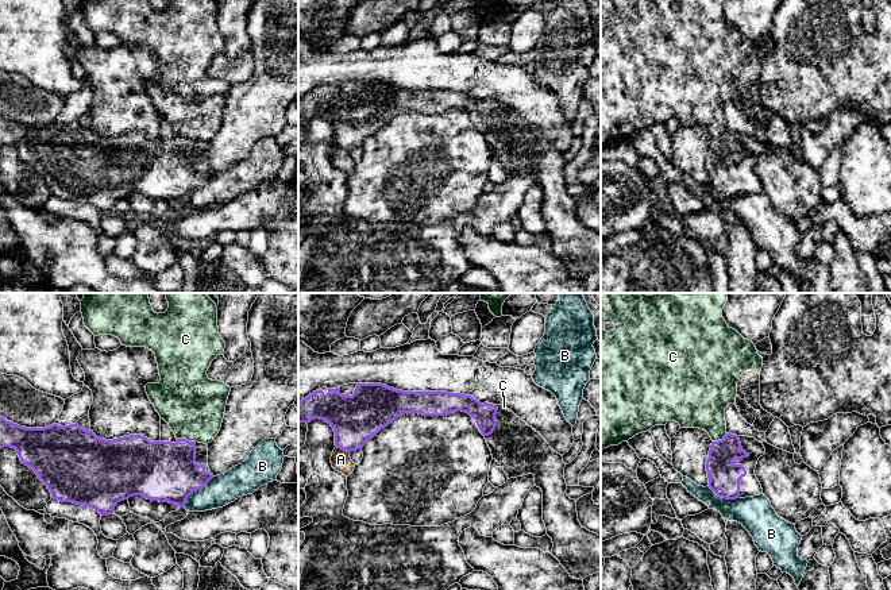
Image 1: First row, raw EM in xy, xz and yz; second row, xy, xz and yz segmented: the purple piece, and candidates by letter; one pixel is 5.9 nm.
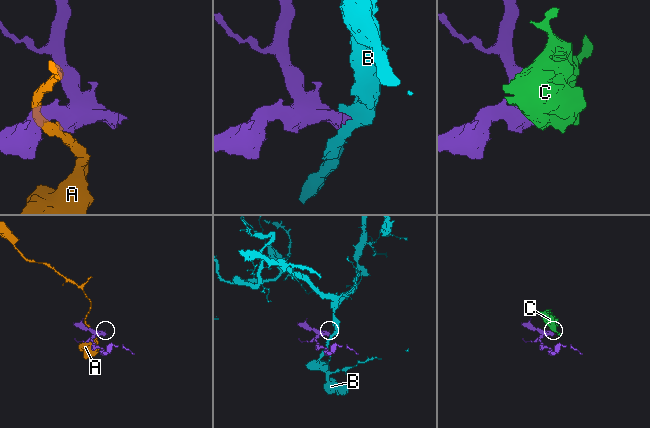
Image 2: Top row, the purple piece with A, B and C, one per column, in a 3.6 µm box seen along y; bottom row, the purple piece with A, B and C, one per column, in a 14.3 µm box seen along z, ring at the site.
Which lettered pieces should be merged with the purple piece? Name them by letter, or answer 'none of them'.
none of them

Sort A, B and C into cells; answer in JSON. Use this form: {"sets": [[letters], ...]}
{"sets": [["A"], ["B"], ["C"]]}

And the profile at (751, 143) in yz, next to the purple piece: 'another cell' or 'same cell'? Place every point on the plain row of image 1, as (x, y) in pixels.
same cell

